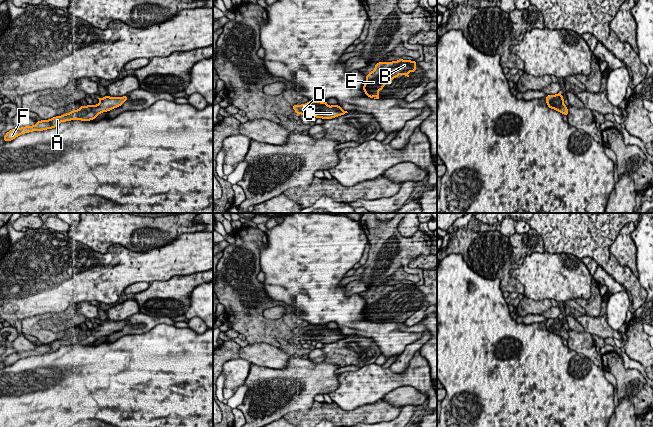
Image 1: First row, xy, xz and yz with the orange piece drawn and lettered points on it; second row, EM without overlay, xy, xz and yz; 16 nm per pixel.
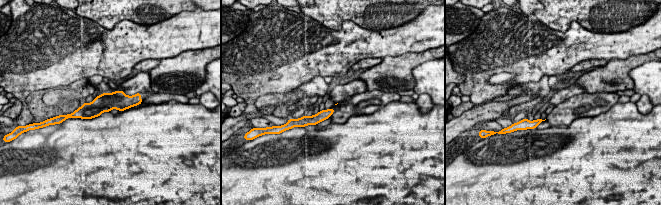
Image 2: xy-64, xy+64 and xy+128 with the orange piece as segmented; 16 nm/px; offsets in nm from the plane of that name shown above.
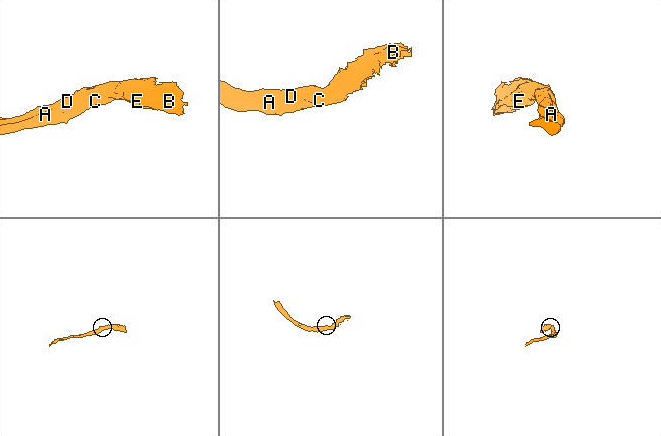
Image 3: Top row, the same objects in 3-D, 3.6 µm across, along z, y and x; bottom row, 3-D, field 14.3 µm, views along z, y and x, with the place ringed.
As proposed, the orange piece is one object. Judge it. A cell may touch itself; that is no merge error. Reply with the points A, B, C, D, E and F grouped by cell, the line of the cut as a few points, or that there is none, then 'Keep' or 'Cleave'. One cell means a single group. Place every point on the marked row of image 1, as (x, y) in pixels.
Groups: A B C D E F. No split. Keep

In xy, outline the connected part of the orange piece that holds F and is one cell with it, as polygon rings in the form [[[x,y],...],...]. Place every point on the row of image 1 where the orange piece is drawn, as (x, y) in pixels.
[[[106,95],[104,98],[98,99],[100,100],[100,102],[97,105],[81,105],[78,110],[75,109],[69,113],[63,114],[62,116],[56,116],[48,120],[38,121],[33,126],[25,126],[21,128],[12,129],[6,133],[6,135],[3,137],[3,140],[8,142],[25,133],[52,129],[57,127],[60,122],[66,122],[71,120],[93,120],[99,114],[121,106],[126,100],[128,100],[128,97],[109,97],[108,95]]]

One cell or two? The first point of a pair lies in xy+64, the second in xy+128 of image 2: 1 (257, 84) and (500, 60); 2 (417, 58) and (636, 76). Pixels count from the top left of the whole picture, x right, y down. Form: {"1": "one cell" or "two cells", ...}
{"1": "one cell", "2": "two cells"}

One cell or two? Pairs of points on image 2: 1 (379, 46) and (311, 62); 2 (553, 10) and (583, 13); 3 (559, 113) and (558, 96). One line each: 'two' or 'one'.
1: one
2: one
3: two

